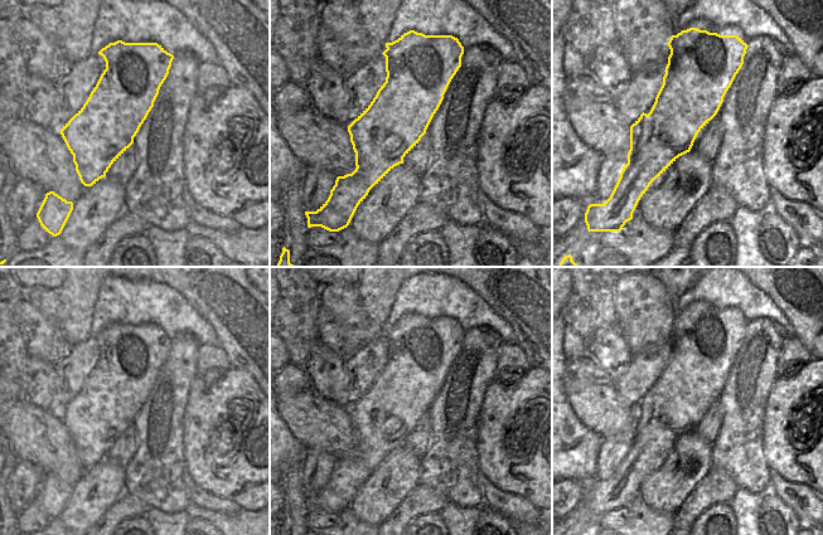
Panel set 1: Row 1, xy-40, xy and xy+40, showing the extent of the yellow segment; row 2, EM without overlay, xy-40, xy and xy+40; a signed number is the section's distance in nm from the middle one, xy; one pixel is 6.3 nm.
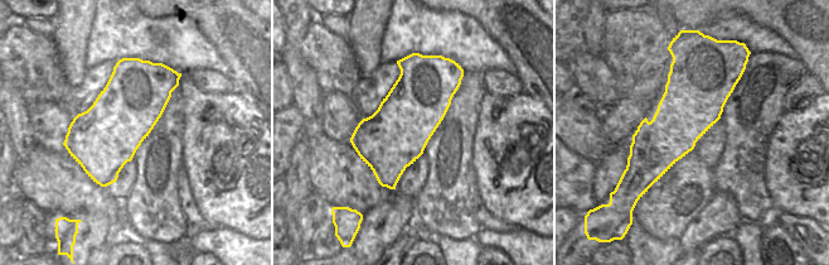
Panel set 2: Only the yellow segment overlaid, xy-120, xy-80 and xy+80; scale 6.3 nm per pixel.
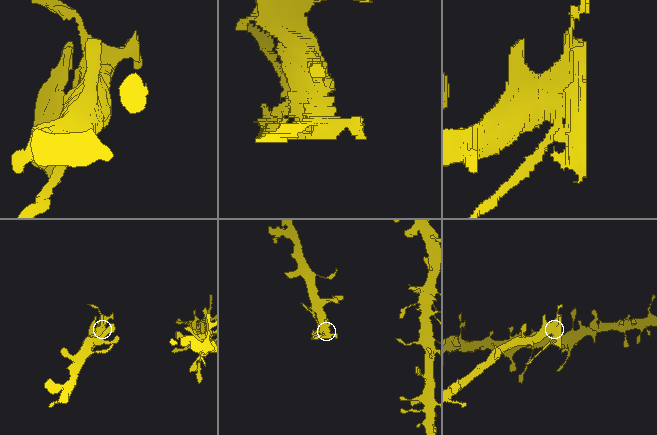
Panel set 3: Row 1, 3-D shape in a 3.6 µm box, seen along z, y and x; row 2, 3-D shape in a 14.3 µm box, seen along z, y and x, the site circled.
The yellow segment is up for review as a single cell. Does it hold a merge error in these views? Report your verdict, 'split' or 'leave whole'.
split

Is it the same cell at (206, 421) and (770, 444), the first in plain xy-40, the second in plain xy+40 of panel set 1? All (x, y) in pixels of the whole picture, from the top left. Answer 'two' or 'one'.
one

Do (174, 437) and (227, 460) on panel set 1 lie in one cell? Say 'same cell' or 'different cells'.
different cells

